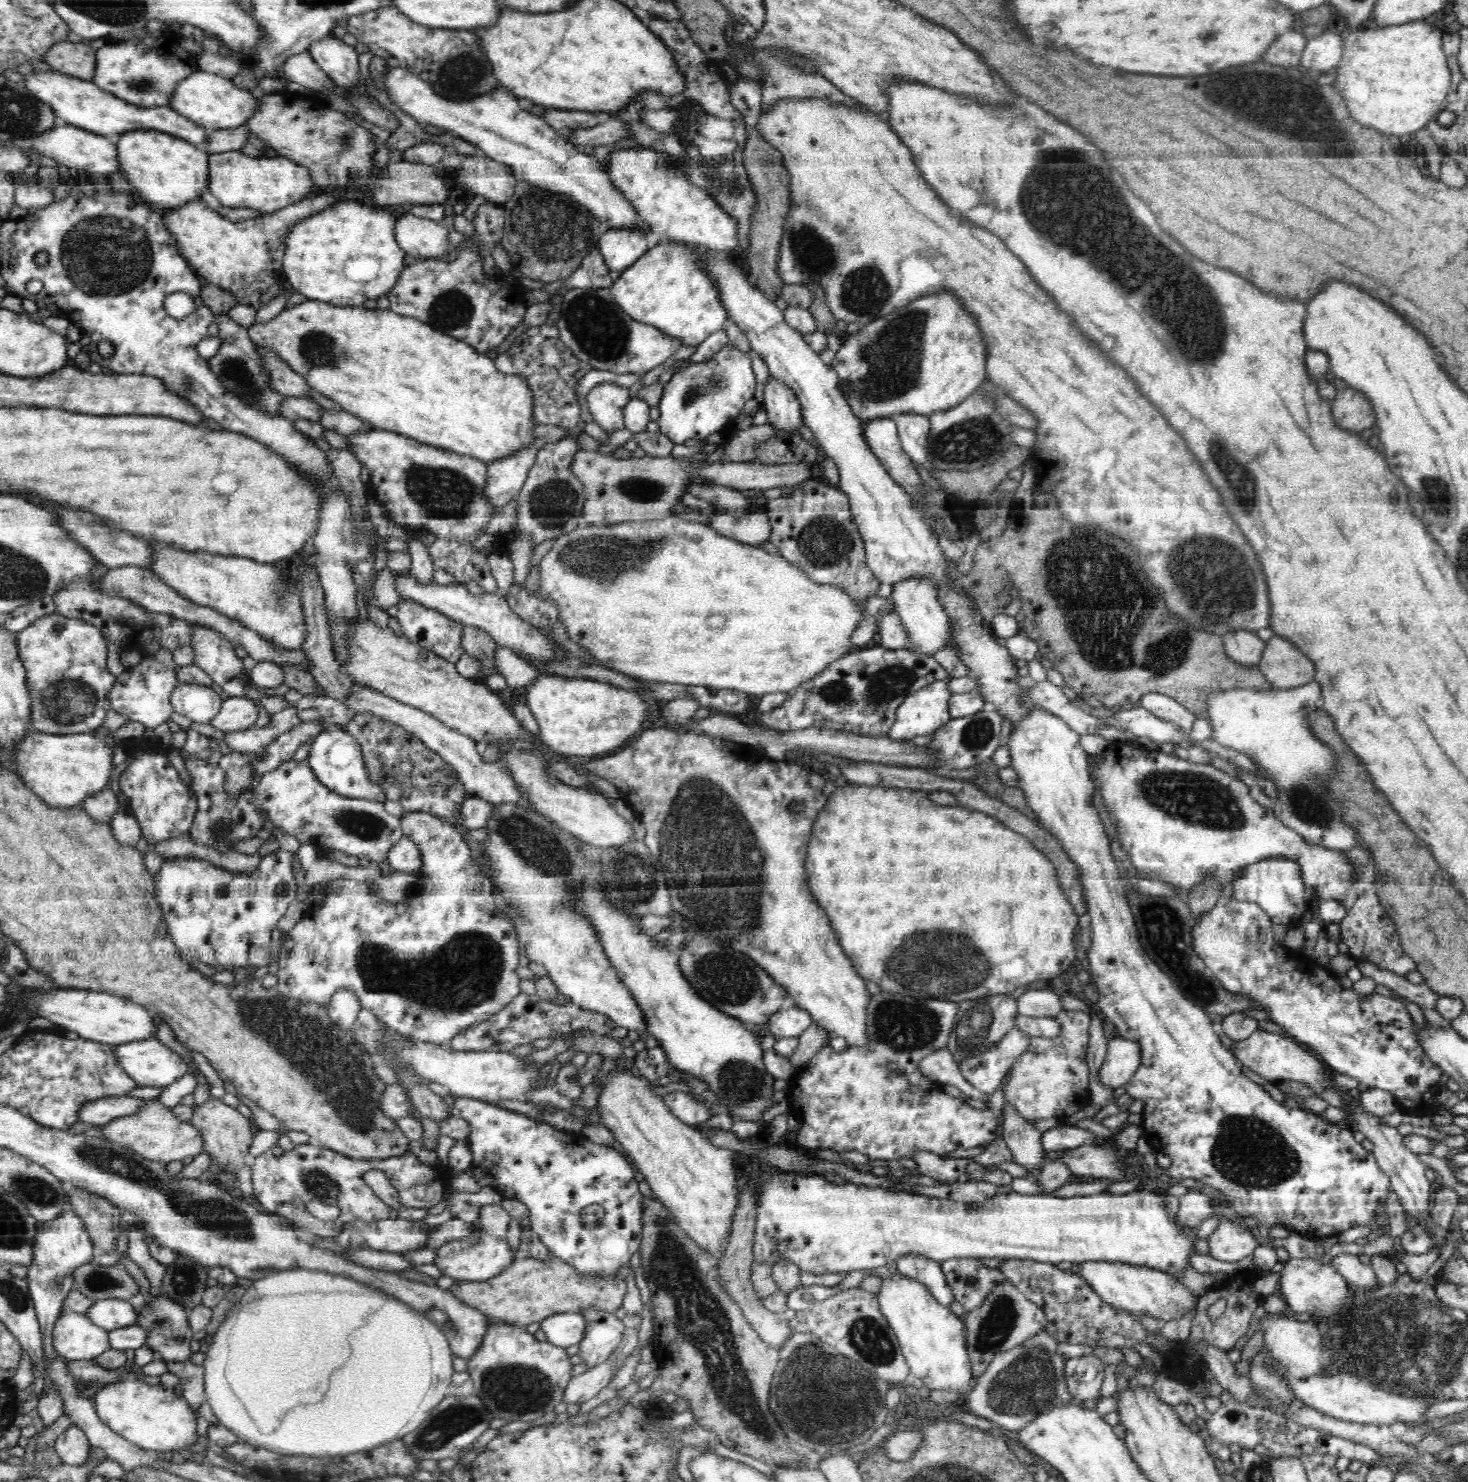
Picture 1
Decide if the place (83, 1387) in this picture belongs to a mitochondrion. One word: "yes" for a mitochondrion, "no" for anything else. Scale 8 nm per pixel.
no

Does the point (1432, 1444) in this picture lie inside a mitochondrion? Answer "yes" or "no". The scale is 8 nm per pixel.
no

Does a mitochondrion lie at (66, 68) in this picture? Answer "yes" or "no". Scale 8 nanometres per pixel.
no

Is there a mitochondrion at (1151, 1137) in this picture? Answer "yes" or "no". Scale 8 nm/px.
no

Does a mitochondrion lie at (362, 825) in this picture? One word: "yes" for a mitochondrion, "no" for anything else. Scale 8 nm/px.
yes

